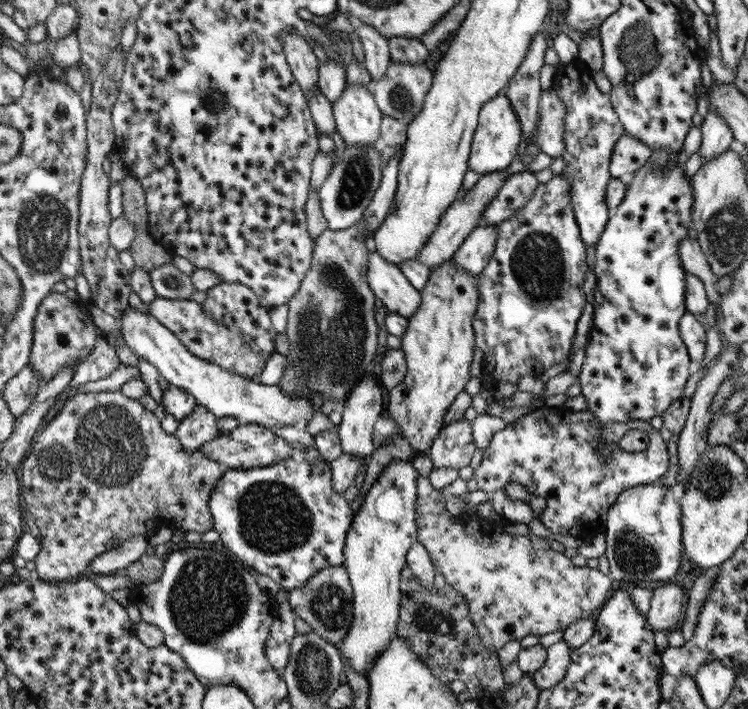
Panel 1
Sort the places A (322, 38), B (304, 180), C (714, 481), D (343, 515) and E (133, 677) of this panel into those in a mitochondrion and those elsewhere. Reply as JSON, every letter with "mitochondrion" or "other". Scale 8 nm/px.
{"A":"other","B":"other","C":"mitochondrion","D":"other","E":"other"}

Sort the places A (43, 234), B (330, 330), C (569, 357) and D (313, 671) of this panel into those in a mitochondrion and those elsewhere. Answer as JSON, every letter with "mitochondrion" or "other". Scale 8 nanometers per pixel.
{"A":"mitochondrion","B":"mitochondrion","C":"other","D":"mitochondrion"}

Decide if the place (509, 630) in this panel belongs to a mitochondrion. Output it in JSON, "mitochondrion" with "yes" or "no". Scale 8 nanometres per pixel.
{"mitochondrion":"no"}

